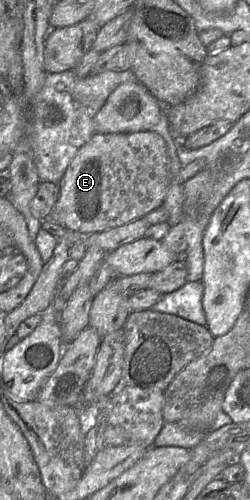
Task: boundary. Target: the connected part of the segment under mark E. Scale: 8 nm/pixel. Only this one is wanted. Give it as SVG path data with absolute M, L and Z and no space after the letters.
M158 133L95 134L68 165L59 183L59 197L42 220L58 223L80 236L122 226L162 206L174 178L166 143Z

